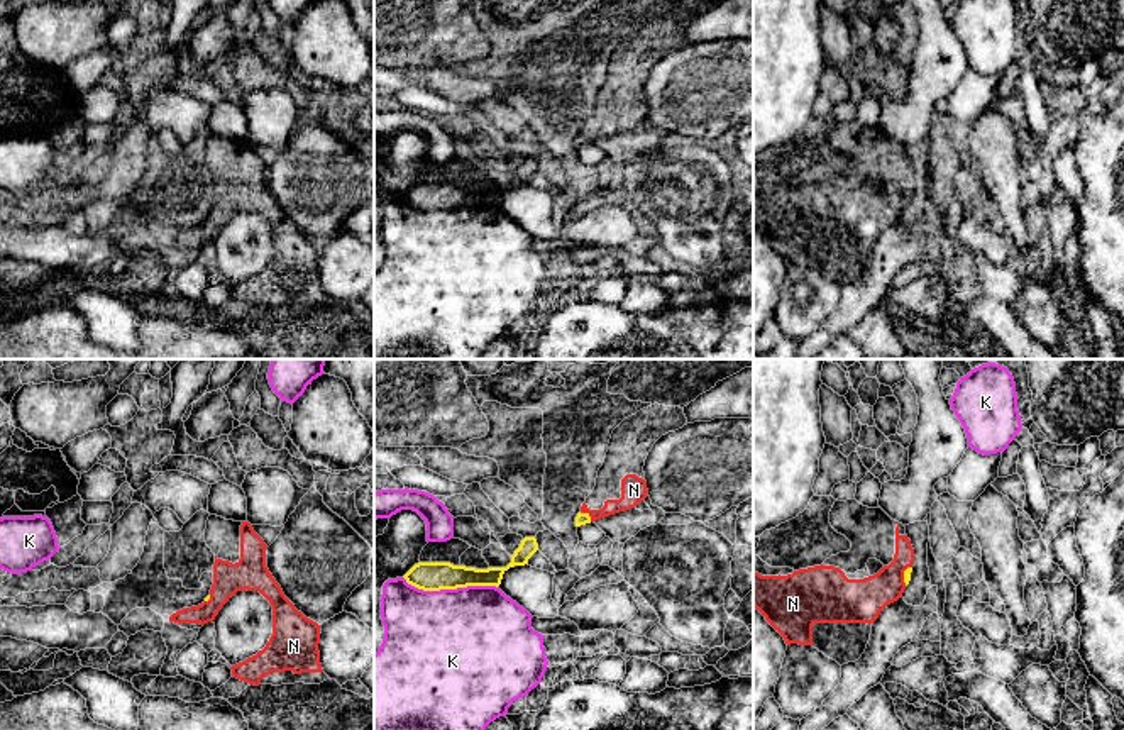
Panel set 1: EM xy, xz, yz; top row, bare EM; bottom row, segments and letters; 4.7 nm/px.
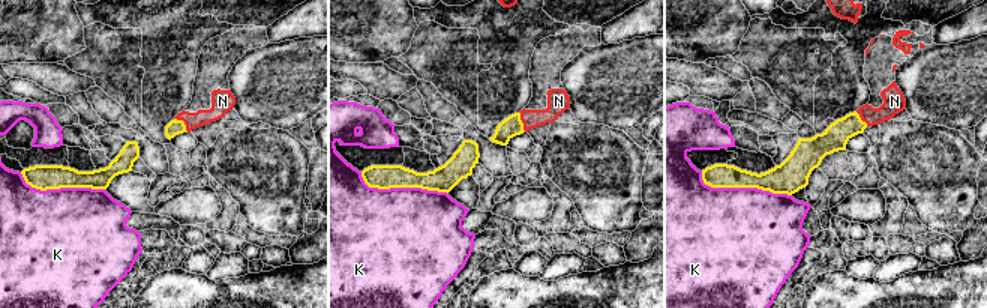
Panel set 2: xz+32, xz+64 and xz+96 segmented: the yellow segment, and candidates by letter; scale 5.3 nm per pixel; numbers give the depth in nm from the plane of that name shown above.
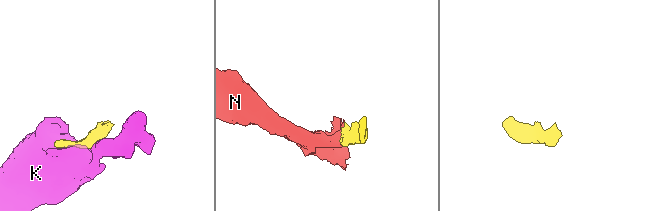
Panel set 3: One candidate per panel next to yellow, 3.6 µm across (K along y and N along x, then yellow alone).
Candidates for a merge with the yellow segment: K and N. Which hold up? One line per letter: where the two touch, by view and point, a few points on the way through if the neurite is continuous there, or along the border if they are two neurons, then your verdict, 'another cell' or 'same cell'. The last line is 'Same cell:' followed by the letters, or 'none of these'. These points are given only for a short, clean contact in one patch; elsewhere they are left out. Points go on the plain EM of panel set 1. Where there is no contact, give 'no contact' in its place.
K: xz (449, 209) | another cell
N: xz (586, 134) | across xz (581, 139), (586, 134), (620, 126), (633, 112) | same cell
Same cell: N

